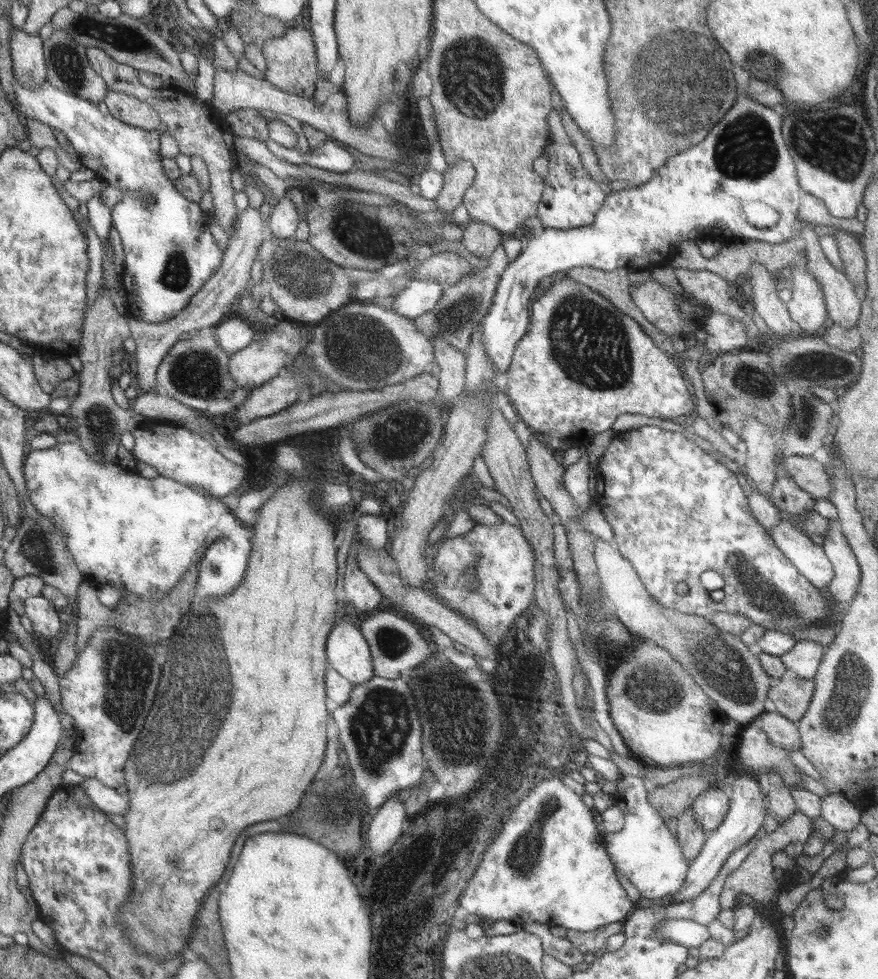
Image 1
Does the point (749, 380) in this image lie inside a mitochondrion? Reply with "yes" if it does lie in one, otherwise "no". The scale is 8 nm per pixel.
yes

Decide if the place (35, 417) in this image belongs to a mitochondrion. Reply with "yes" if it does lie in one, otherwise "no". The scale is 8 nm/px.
no

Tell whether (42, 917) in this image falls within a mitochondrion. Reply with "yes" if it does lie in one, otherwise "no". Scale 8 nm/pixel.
no

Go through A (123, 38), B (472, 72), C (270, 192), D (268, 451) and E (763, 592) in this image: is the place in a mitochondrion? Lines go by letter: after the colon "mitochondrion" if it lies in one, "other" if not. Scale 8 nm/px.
A: mitochondrion
B: mitochondrion
C: other
D: other
E: mitochondrion

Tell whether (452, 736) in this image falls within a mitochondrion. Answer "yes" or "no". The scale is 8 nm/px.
yes

